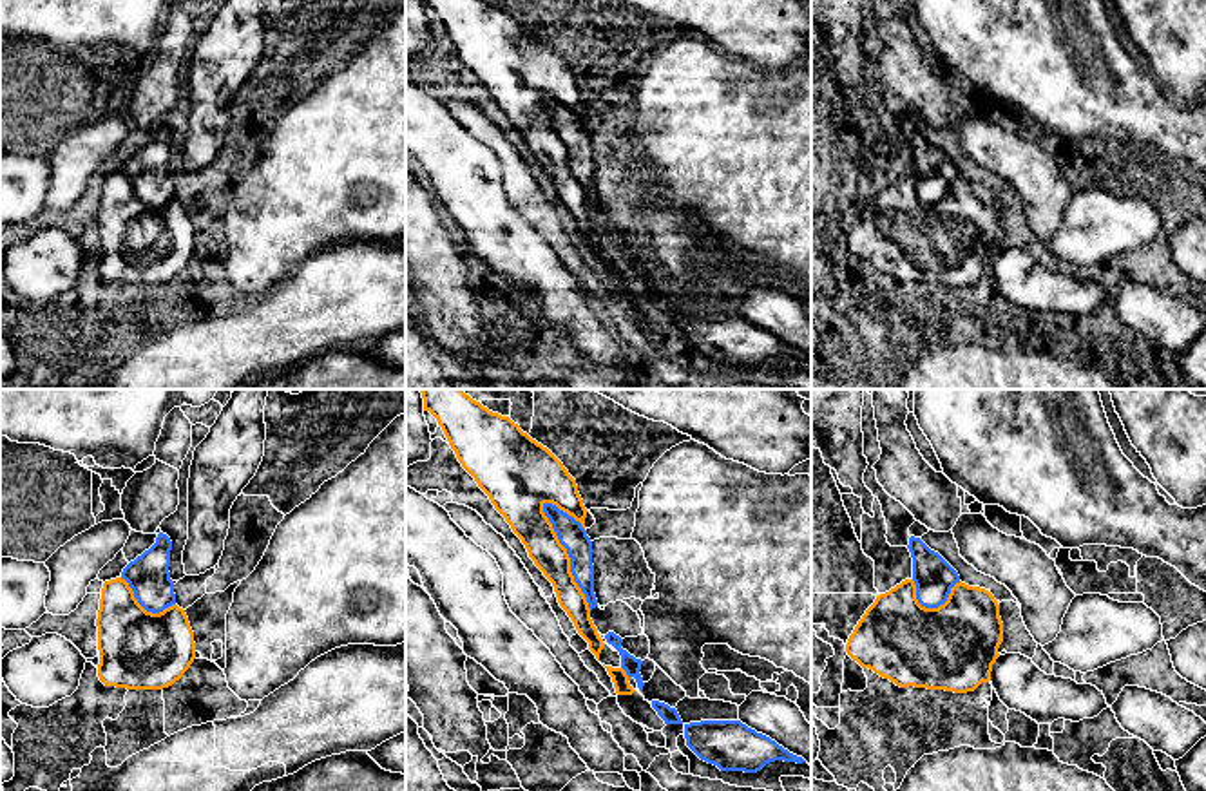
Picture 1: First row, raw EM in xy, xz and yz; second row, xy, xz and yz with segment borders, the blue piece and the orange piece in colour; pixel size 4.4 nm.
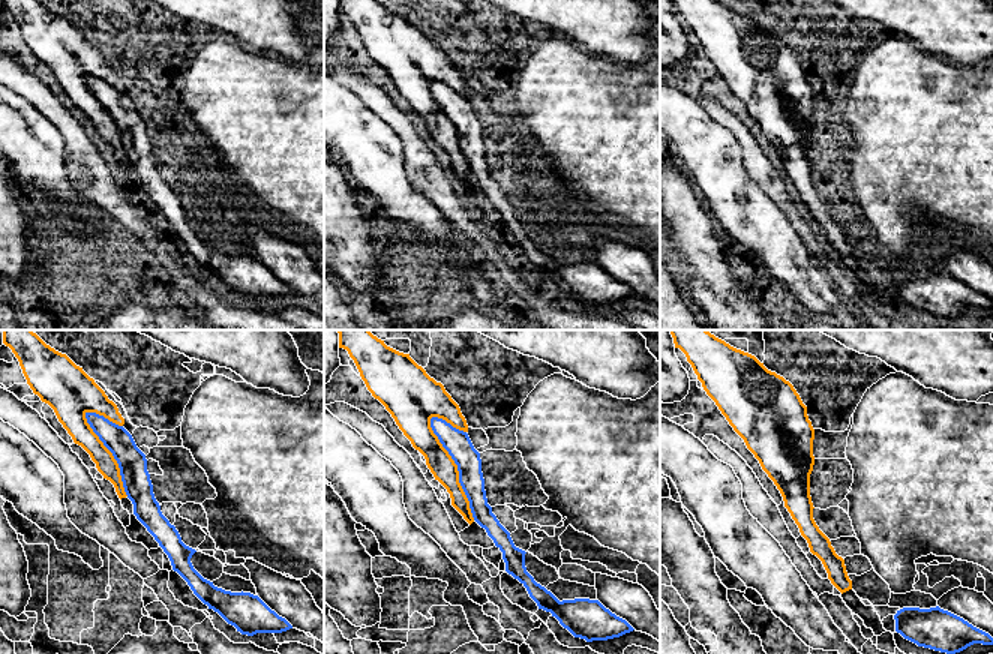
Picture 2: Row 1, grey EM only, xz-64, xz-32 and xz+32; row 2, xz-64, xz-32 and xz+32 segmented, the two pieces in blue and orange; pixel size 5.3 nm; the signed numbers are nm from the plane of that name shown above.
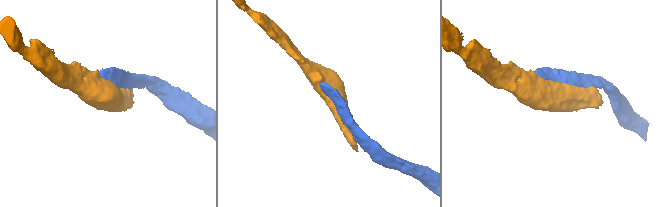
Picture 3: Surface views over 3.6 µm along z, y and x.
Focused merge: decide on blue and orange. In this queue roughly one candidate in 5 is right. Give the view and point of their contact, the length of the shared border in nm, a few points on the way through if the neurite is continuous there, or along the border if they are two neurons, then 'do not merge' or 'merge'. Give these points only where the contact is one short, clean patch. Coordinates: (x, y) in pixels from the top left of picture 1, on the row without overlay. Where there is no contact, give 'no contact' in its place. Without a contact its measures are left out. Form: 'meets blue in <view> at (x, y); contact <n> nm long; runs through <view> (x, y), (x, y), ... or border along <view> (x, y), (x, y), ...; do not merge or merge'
meets blue in xz at (569, 151); contact 500 nm long; do not merge

